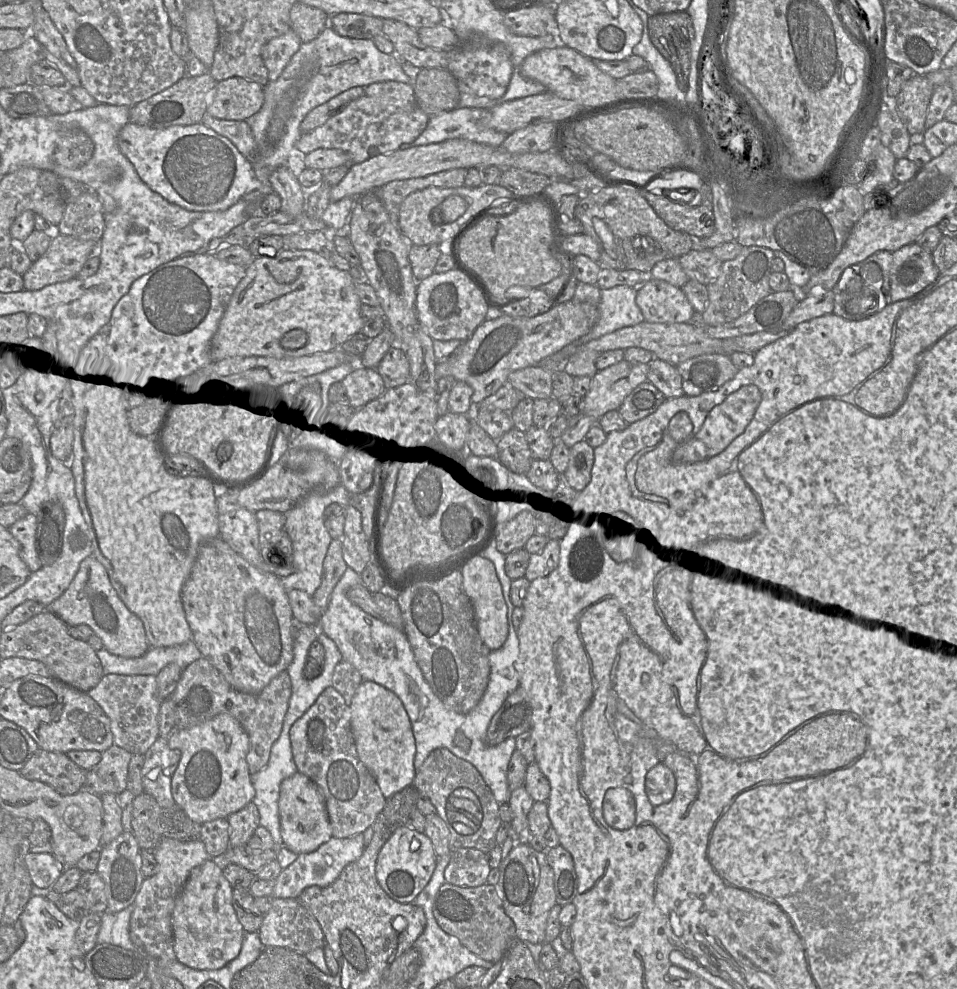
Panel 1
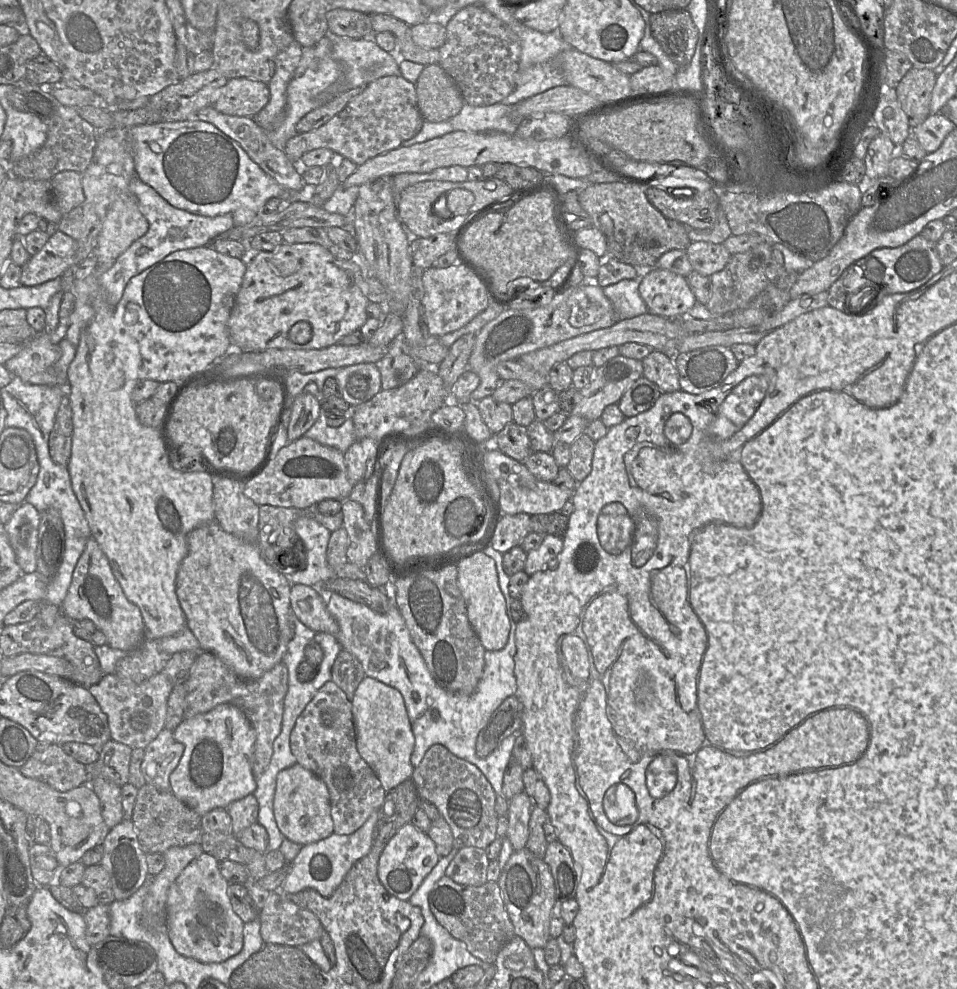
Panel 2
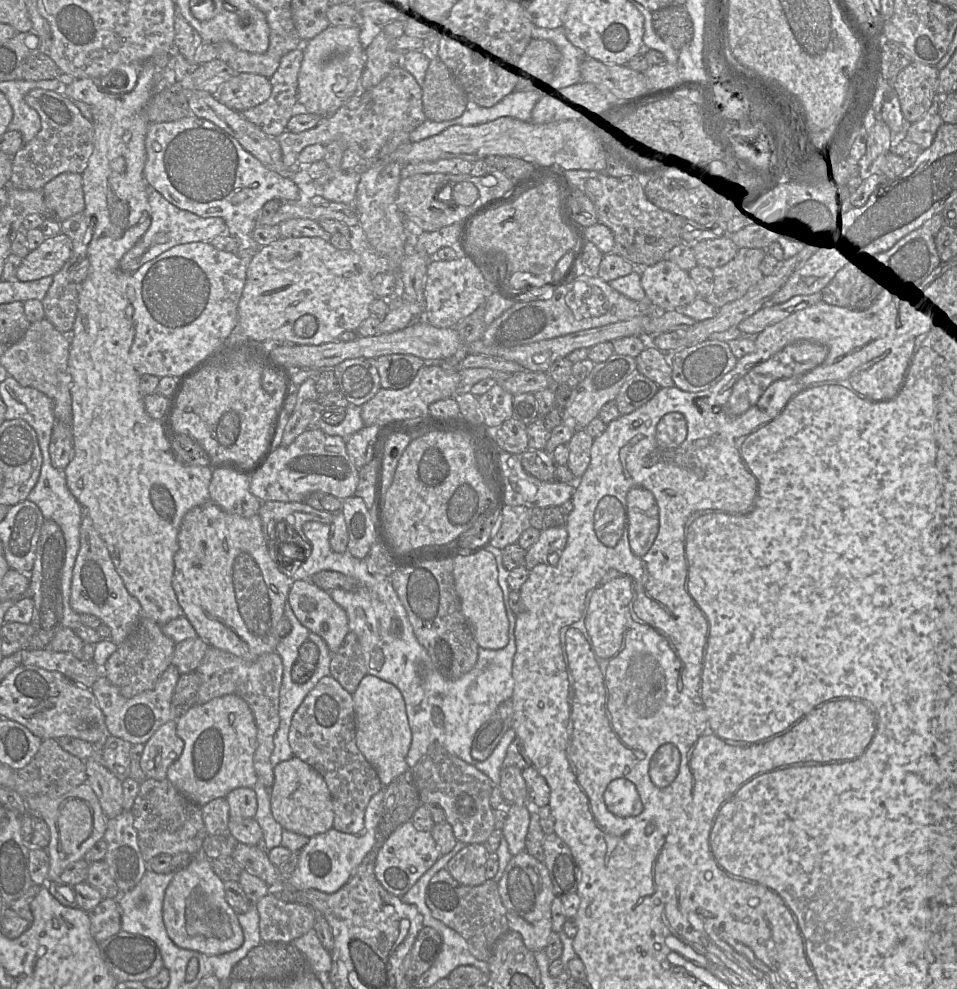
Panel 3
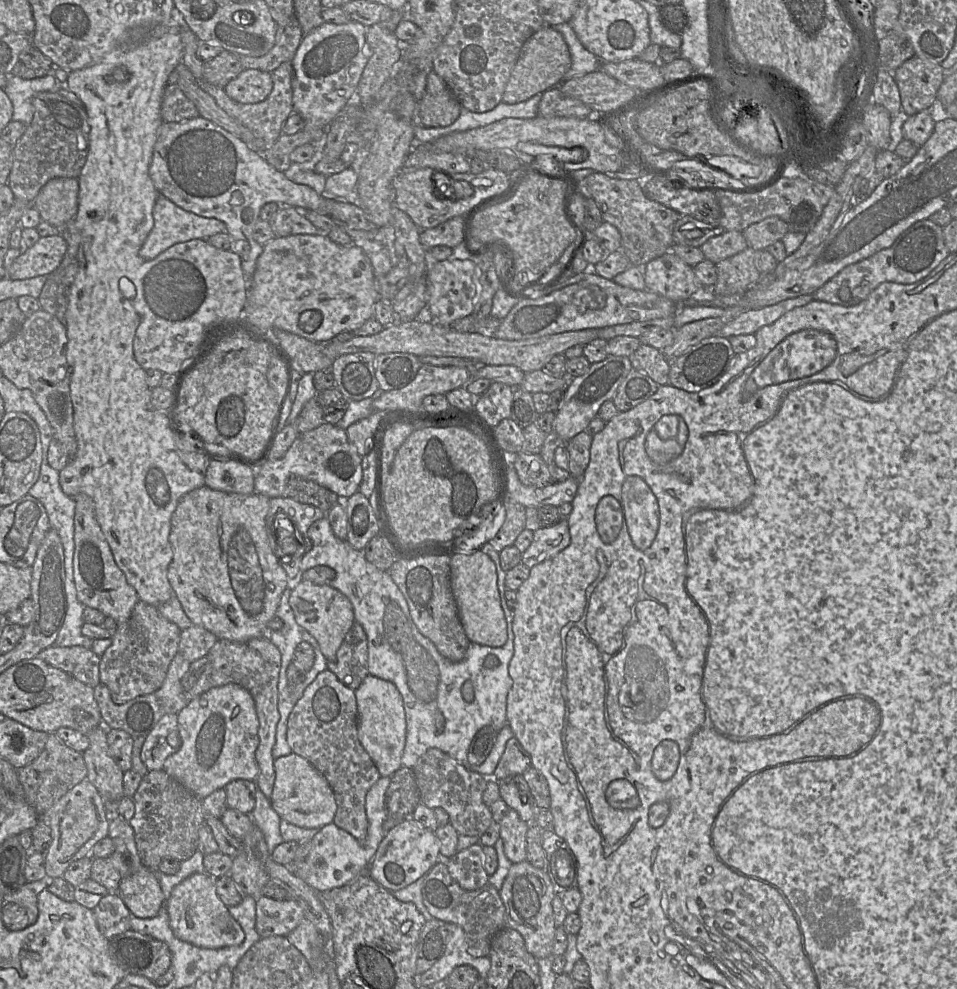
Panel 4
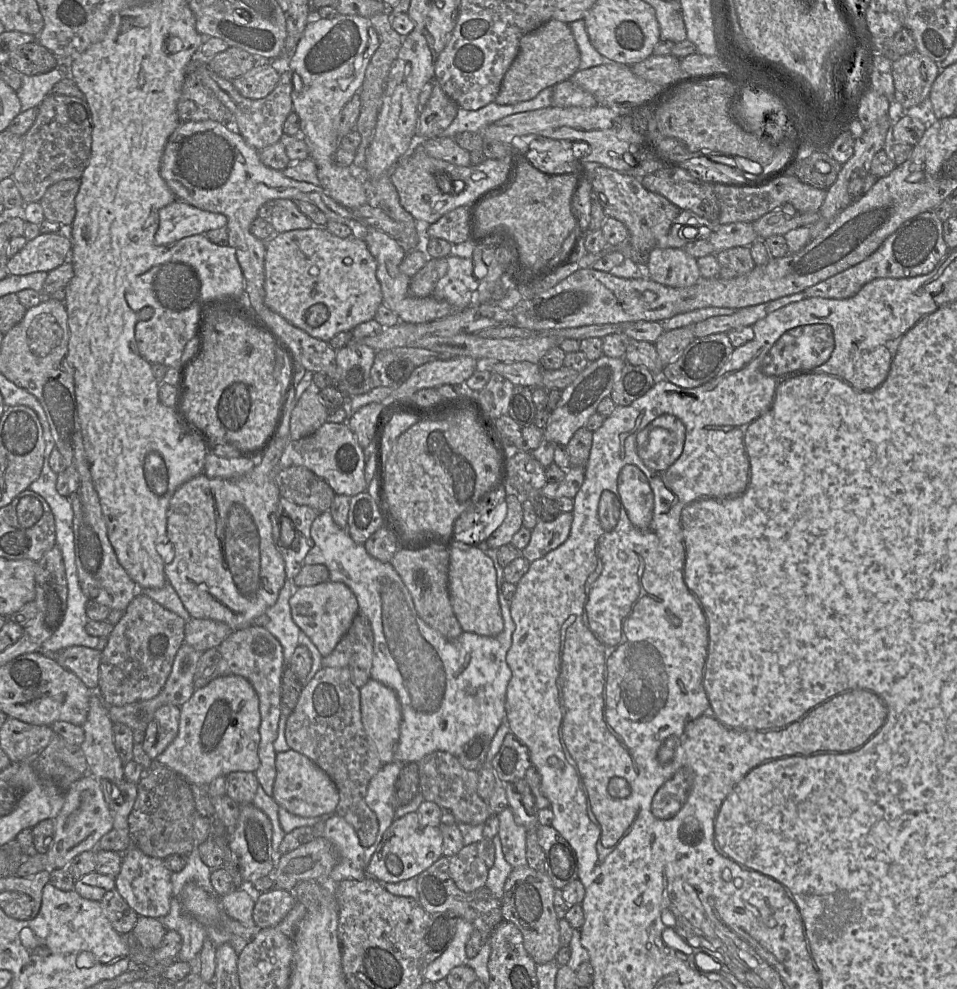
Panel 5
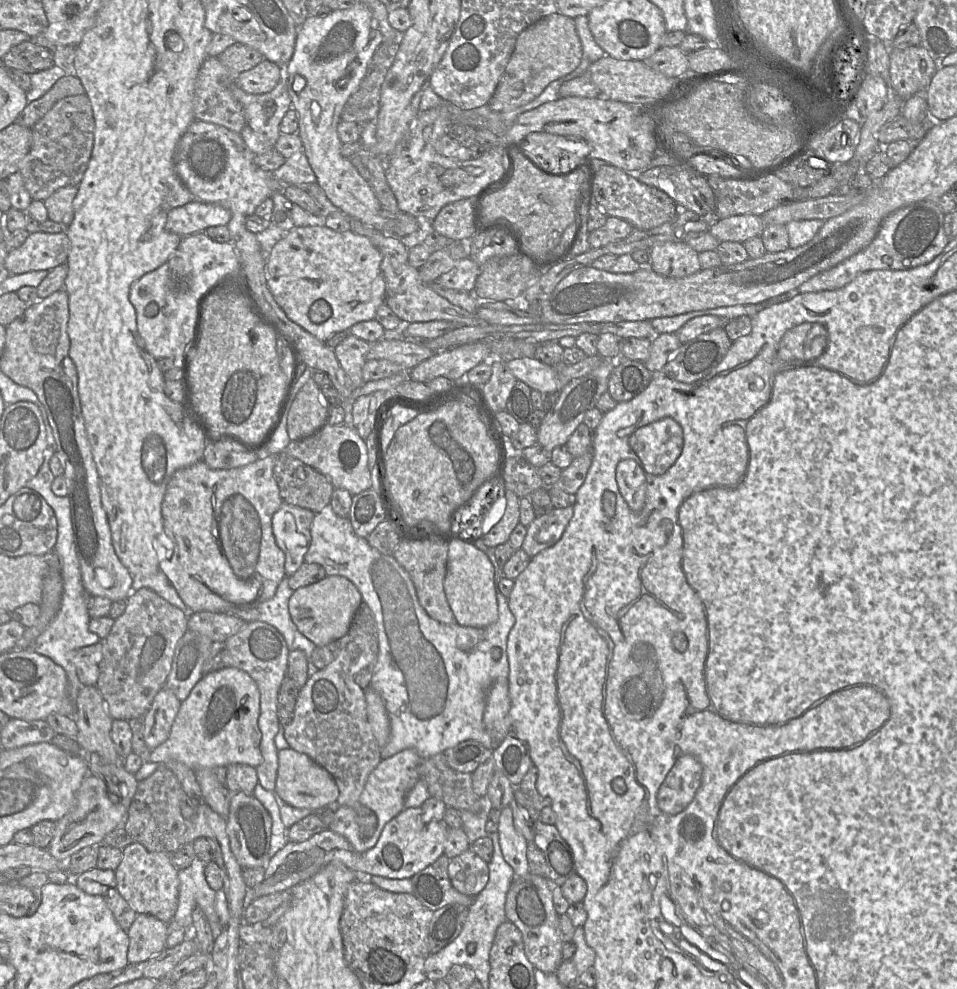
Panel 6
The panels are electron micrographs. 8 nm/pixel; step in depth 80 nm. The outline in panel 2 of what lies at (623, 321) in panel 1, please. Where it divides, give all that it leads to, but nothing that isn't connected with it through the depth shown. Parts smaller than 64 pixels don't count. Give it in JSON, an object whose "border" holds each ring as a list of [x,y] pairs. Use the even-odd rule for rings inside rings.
{"border":[[[639,279],[621,280],[603,288],[617,315],[617,321],[647,313],[647,306],[639,294]]]}

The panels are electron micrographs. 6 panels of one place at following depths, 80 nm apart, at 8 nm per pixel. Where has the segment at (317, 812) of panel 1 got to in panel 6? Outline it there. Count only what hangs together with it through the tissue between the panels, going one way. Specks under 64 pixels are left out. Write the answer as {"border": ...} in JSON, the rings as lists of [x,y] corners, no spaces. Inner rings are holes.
{"border":[[[292,748],[278,751],[276,793],[287,804],[296,808],[318,809],[334,803],[339,789],[331,774],[307,754]]]}

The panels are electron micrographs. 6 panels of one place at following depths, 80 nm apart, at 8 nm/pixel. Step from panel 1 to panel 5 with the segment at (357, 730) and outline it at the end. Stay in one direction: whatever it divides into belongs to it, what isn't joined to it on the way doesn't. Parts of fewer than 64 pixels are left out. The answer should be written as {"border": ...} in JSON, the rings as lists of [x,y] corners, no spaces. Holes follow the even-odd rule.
{"border":[[[371,678],[360,688],[360,702],[362,724],[367,737],[383,764],[393,762],[402,721],[397,694]]]}

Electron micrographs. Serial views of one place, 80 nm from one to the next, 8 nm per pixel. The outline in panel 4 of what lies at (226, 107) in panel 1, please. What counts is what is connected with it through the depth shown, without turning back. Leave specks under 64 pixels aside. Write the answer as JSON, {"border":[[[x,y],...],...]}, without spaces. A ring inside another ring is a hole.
{"border":[[[258,69],[244,70],[224,87],[231,99],[243,104],[264,101],[272,89],[272,74]]]}

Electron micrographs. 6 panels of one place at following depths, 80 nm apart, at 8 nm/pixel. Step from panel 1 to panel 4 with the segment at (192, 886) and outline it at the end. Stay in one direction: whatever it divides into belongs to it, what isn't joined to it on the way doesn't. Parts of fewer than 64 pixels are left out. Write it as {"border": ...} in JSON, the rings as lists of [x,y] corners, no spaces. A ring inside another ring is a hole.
{"border":[[[194,873],[177,884],[166,902],[169,925],[174,935],[185,942],[202,948],[216,949],[238,946],[245,939],[241,925],[216,892],[215,879],[207,873]]]}

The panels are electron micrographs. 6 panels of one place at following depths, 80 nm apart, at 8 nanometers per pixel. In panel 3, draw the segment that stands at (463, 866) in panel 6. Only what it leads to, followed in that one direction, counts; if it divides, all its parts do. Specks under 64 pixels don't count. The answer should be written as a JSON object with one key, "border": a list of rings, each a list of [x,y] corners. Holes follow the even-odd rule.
{"border":[[[468,844],[445,867],[451,876],[465,886],[479,886],[486,880],[488,852],[484,844]]]}

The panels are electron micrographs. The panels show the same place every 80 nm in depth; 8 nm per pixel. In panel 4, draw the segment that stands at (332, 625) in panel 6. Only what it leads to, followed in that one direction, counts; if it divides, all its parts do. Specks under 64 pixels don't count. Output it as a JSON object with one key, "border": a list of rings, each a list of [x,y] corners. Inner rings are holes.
{"border":[[[301,581],[292,590],[289,604],[296,622],[317,640],[325,658],[328,661],[335,660],[339,647],[355,622],[350,600],[331,585],[315,585]]]}

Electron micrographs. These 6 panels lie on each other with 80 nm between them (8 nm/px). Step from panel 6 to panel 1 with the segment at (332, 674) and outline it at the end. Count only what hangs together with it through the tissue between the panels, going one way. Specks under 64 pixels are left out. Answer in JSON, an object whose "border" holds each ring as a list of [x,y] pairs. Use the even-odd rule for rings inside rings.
{"border":[[[333,686],[326,688],[315,703],[292,725],[290,742],[298,772],[316,783],[324,794],[333,837],[350,838],[373,827],[378,814],[385,806],[386,798],[374,776],[358,756],[351,729],[350,705],[345,703],[343,696]]]}

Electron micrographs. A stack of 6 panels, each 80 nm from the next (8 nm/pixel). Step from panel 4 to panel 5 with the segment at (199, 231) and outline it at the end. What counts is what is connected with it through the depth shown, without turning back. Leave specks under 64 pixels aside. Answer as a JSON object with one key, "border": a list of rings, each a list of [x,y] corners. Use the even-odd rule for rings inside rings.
{"border":[[[175,200],[159,211],[159,226],[154,236],[158,246],[171,246],[177,241],[205,234],[209,230],[226,228],[227,217]]]}

